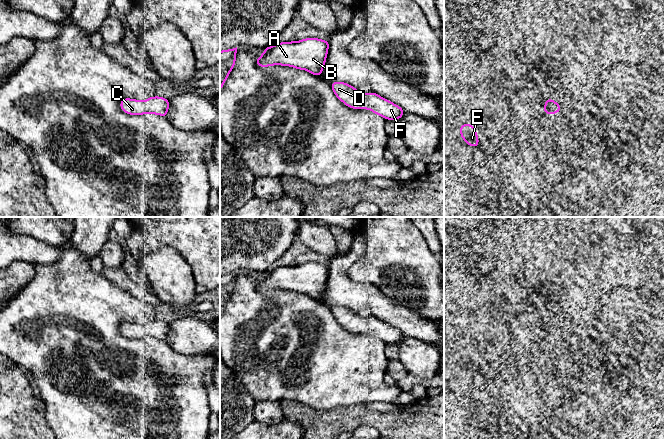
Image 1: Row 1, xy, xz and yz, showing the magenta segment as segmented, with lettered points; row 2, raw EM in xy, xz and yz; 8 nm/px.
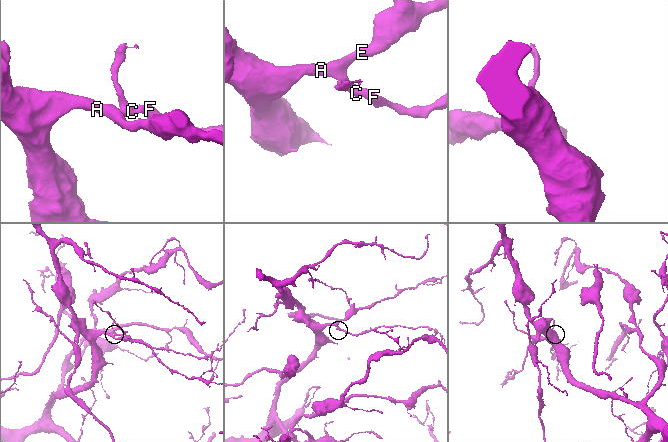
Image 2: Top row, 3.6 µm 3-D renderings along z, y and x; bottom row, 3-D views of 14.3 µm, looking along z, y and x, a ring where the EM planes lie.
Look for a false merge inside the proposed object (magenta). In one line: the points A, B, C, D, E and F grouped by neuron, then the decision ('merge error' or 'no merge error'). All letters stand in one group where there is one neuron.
A B C D E F; no merge error

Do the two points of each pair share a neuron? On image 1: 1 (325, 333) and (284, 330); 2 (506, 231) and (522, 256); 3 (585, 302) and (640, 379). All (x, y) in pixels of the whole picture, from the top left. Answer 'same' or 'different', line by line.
1: same
2: same
3: different

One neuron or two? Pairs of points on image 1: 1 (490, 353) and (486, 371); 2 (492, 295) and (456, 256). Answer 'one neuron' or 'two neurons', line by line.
1: one neuron
2: one neuron

